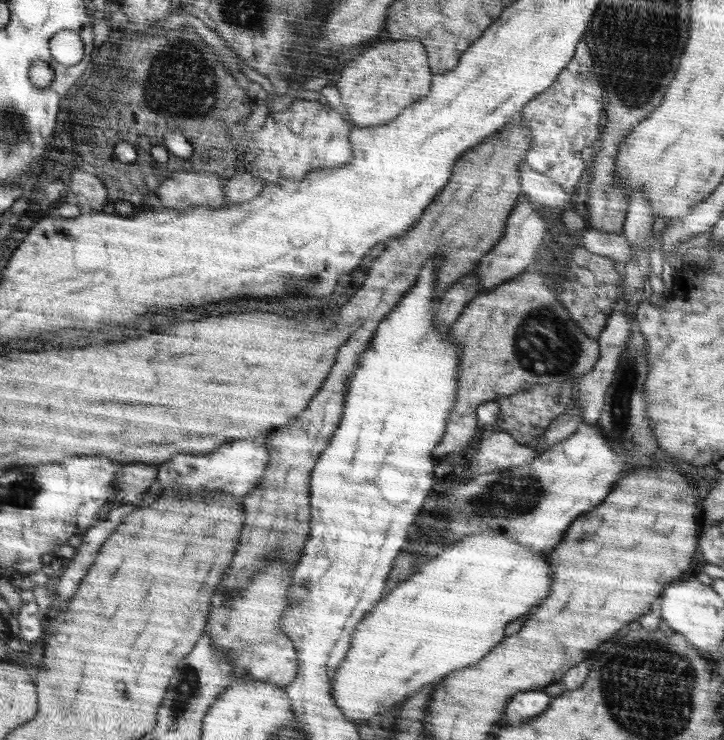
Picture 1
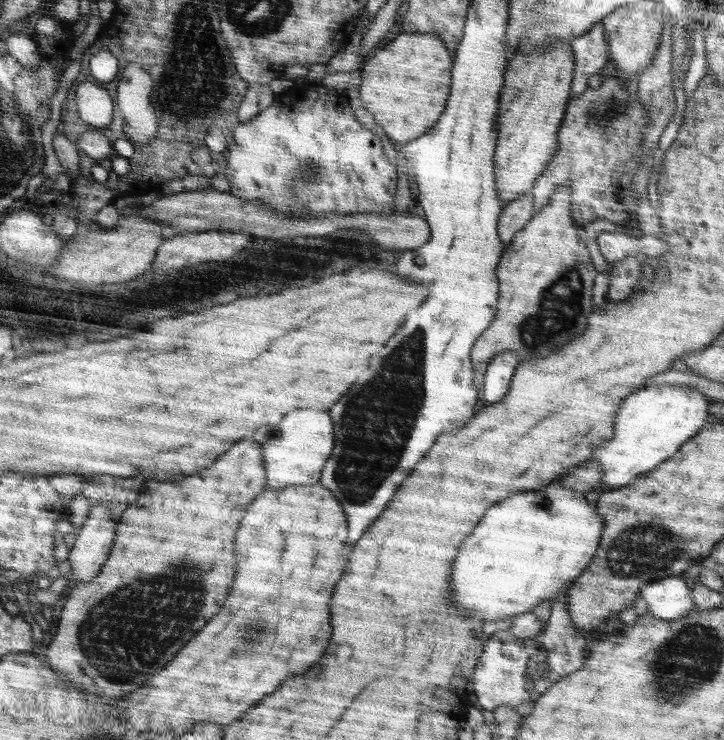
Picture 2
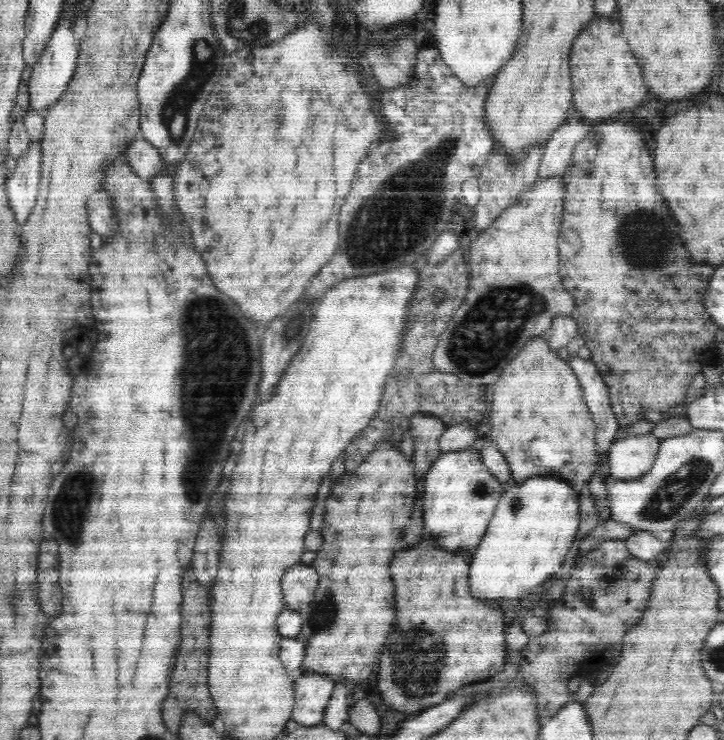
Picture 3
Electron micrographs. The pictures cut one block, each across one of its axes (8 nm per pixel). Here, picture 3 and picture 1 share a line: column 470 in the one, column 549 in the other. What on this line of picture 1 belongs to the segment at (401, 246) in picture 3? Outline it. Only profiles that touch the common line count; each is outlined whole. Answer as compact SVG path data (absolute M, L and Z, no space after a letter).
M582 42L576 47L576 54L552 86L530 100L530 104L526 104L518 115L518 124L524 124L533 136L531 148L528 148L524 159L526 165L548 176L571 194L575 194L576 184L584 174L584 160L580 156L580 150L593 146L592 142L600 132L600 116L604 106L602 86L594 76L588 46Z

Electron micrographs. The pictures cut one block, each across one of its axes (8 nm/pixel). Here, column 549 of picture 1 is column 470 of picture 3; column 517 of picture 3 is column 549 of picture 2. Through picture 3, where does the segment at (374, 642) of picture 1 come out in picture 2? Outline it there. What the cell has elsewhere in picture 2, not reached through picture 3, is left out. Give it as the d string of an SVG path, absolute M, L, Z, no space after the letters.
M559 484L542 488L540 492L538 490L536 492L522 492L522 496L514 496L514 500L506 500L506 504L498 504L498 508L490 508L490 516L486 516L486 520L482 520L482 524L478 524L478 528L474 528L474 532L462 542L462 548L458 548L458 556L454 556L454 572L450 572L450 596L456 604L456 610L460 612L460 608L462 608L462 614L464 616L468 614L472 620L478 616L478 622L497 621L523 613L531 613L536 606L543 601L554 598L556 594L559 594L562 586L566 586L572 580L577 580L578 576L585 571L584 568L590 564L590 560L598 548L600 532L602 532L602 520L598 516L598 510L594 503L579 491L570 488L566 490Z

